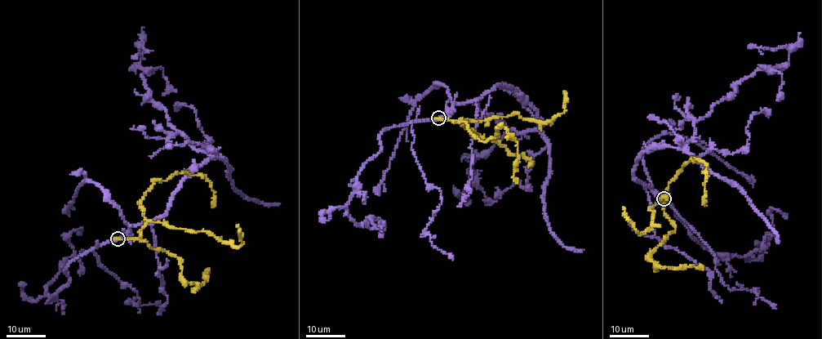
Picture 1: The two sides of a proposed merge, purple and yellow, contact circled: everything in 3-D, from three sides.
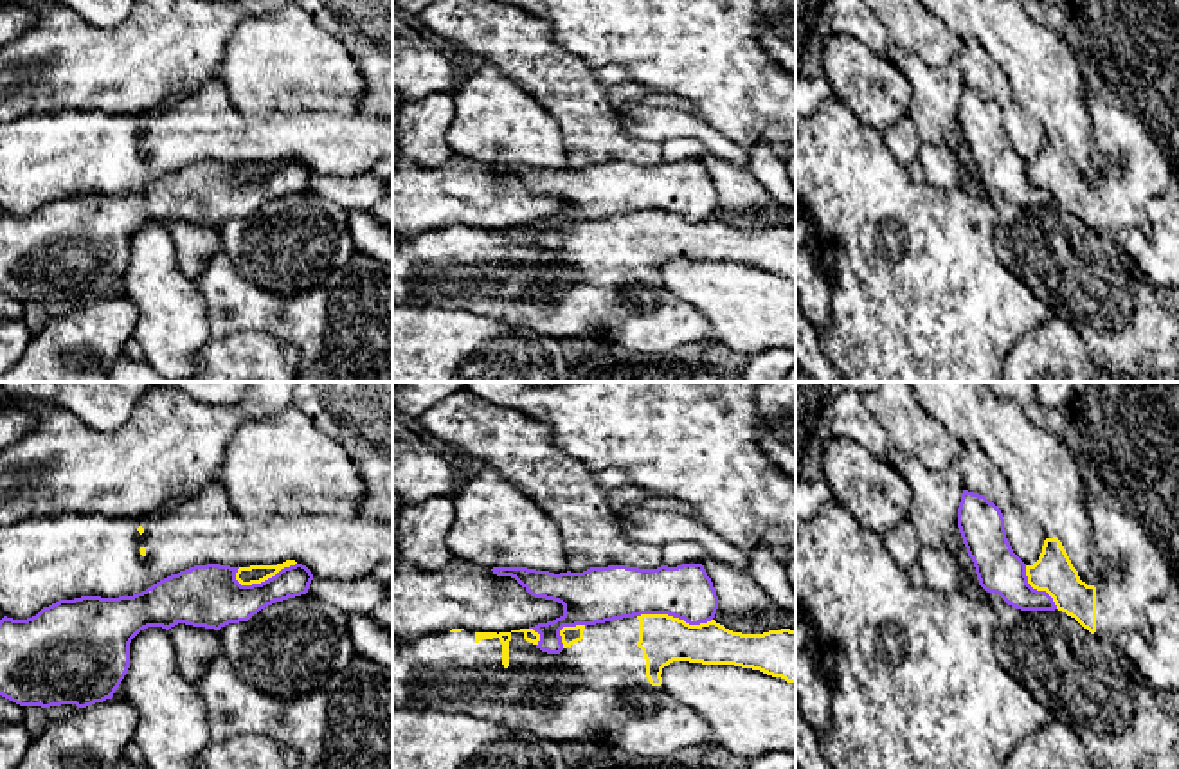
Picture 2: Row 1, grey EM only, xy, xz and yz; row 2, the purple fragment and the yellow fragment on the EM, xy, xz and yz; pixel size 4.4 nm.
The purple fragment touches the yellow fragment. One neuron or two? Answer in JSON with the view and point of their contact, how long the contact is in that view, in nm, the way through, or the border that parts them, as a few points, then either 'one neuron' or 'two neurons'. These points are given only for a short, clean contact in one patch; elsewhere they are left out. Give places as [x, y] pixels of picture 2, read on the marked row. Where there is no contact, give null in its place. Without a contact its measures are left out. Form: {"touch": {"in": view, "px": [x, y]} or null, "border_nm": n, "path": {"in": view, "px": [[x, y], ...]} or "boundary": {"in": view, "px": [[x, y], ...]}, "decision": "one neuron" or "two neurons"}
{"touch": {"in": "xz", "px": [675, 616]}, "border_nm": 340, "decision": "two neurons"}

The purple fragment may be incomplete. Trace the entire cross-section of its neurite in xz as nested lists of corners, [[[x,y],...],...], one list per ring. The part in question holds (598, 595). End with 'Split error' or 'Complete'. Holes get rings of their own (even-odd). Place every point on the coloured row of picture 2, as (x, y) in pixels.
[[[702,564],[677,567],[639,569],[626,565],[590,567],[583,573],[549,573],[527,567],[493,567],[497,576],[515,578],[531,596],[553,600],[563,605],[563,614],[533,629],[540,634],[536,648],[547,654],[563,650],[560,630],[563,627],[596,625],[641,614],[668,614],[689,625],[707,623],[718,609],[718,596]]]. Complete

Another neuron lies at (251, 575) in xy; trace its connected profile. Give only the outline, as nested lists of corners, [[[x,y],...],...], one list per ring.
[[[286,560],[277,565],[250,565],[250,567],[239,567],[236,573],[236,580],[241,585],[252,585],[252,584],[261,584],[272,576],[275,576],[281,569],[295,565],[295,560]]]

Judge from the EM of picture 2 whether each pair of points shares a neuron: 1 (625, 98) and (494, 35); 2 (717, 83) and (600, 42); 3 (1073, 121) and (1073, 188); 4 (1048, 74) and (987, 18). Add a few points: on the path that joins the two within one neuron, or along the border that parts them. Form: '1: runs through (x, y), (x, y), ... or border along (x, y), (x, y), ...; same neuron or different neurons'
1: border along (605, 89), (605, 98), (618, 114); different neurons
2: runs through (688, 54), (675, 42), (629, 42); same neuron
3: border along (1046, 134), (1061, 139), (1082, 177), (1100, 180); different neurons
4: runs through (1034, 60), (1001, 27); same neuron

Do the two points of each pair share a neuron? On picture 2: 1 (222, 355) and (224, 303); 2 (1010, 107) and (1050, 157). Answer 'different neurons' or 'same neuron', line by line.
1: different neurons
2: different neurons

